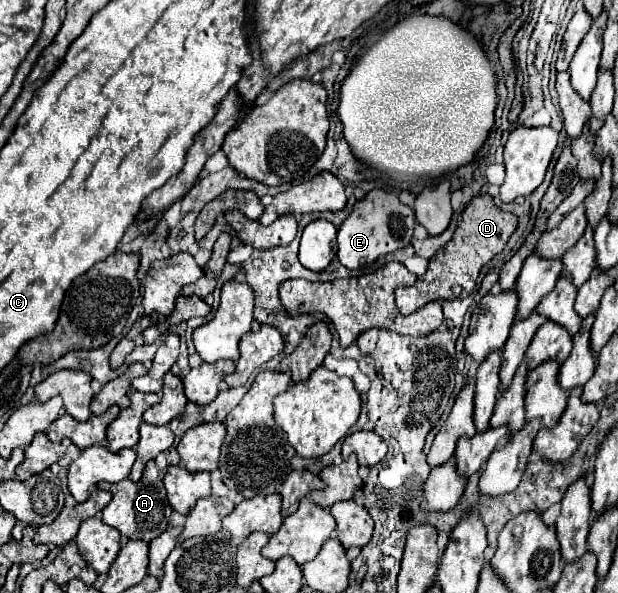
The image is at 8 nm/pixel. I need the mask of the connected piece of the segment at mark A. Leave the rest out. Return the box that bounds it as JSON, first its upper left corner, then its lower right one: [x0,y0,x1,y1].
[97,461,173,543]

